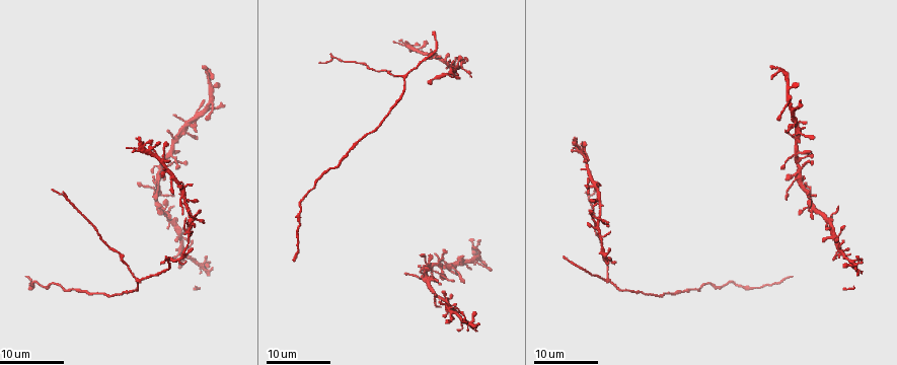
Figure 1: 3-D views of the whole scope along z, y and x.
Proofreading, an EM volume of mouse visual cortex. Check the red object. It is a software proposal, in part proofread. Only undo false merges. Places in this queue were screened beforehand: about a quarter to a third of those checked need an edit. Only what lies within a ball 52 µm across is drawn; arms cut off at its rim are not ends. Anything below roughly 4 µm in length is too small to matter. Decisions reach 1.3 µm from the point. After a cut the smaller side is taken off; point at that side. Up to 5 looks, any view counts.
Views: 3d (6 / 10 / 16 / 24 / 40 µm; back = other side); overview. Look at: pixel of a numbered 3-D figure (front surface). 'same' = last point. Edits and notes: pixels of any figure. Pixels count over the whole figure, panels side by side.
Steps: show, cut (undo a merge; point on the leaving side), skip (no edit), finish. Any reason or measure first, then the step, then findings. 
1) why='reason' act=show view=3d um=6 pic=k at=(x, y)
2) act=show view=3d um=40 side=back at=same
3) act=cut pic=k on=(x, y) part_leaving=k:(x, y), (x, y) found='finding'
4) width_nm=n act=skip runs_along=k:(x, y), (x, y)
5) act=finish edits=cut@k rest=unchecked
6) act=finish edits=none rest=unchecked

why='four-way junction' act=show view=3d um=24 pic=1 at=(181, 190)

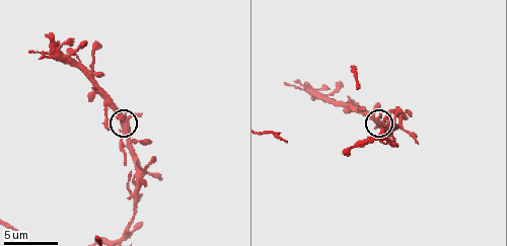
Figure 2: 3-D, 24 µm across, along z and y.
act=show view=3d um=6 pic=2 at=(122, 125)

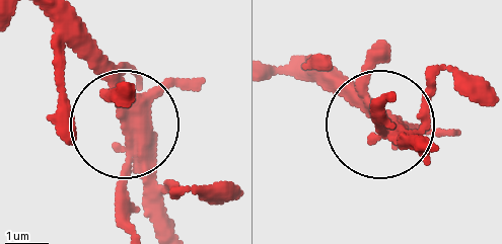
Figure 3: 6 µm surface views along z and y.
act=skip found='all the same neuron'

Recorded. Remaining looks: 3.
why='four or more arms meet' act=show view=3d um=16 pic=2 at=(142, 173)

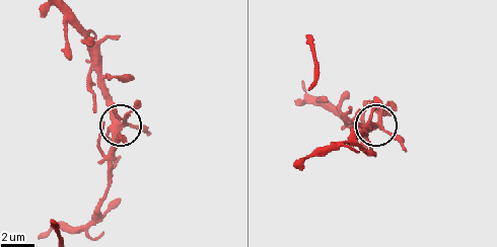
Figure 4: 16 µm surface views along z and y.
act=skip found='one neuron here'

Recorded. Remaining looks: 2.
why='four arms meet' act=show view=3d um=16 pic=1 at=(798, 166)

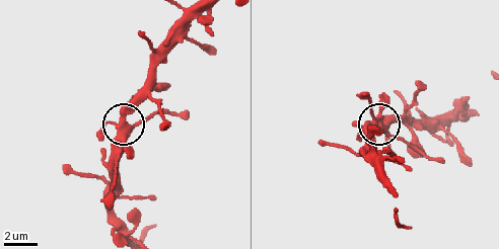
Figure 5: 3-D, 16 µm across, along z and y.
act=show view=3d um=10 pic=5 at=(126, 128)

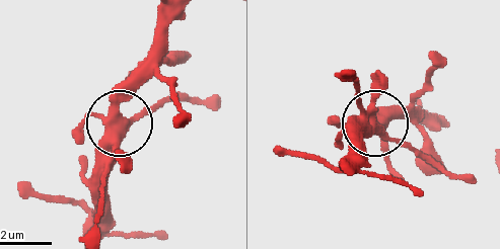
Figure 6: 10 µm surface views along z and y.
act=skip found='all the same neuron'

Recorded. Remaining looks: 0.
act=finish edits=none rest=unchecked

